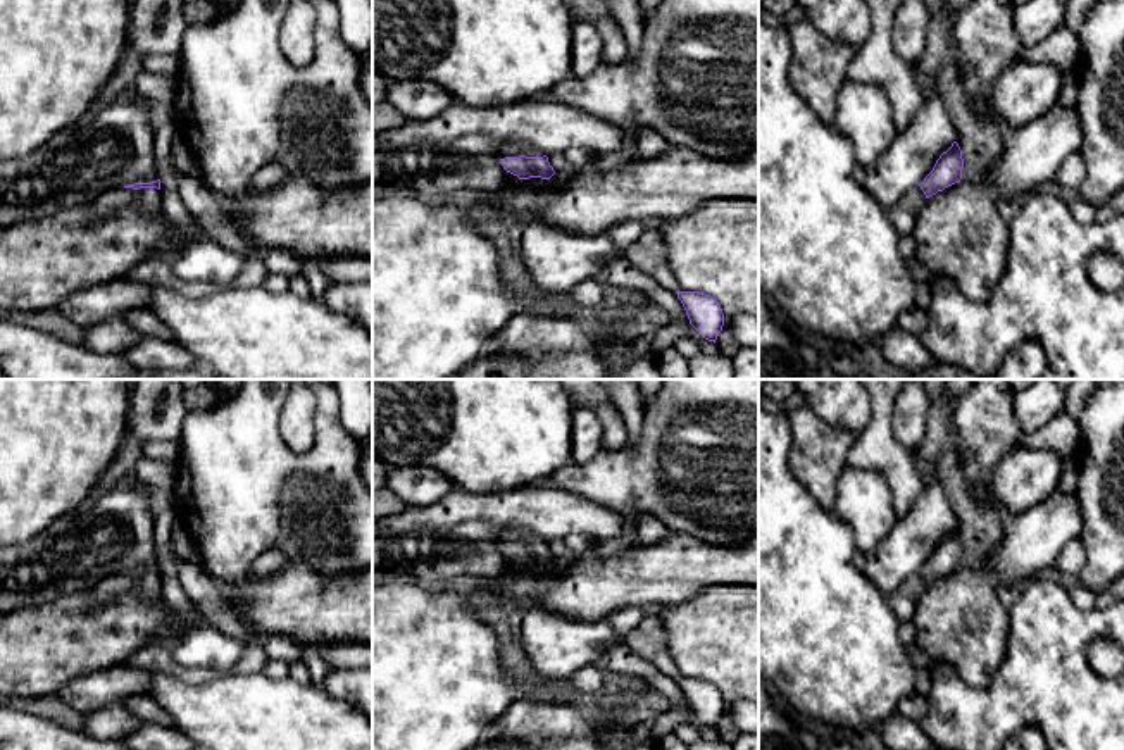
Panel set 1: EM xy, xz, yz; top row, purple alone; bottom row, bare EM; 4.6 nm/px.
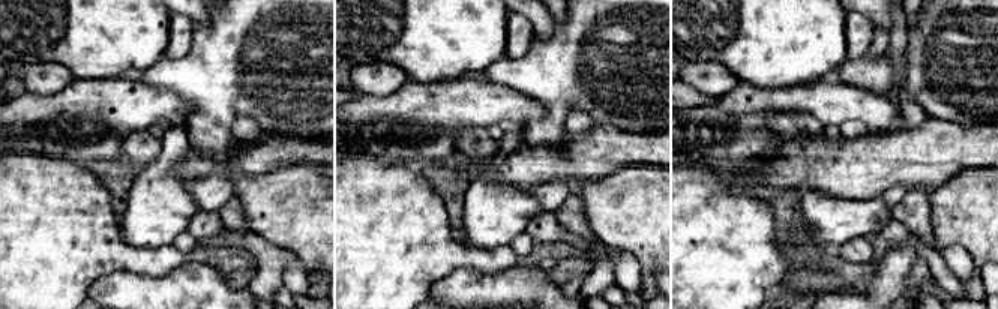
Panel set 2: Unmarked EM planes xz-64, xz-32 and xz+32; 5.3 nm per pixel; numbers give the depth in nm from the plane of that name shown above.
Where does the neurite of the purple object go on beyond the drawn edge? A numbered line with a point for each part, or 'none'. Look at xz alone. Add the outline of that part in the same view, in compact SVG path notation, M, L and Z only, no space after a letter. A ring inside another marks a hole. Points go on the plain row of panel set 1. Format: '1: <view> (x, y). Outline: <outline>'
1: xz (502, 538). Outline: M502 533L502 534L496 536L496 541L500 545L505 545L505 543L519 543L519 541L526 541L526 543L543 543L543 540L538 538L533 533Z

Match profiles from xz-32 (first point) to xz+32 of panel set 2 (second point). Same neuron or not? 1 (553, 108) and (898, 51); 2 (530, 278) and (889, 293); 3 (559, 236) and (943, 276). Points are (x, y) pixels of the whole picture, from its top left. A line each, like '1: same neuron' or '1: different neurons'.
1: different neurons
2: different neurons
3: same neuron

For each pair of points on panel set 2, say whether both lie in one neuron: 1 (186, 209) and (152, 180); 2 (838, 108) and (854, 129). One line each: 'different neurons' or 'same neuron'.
1: same neuron
2: different neurons

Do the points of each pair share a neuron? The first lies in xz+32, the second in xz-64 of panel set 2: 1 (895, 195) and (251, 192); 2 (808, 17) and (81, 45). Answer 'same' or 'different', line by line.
1: different
2: same

